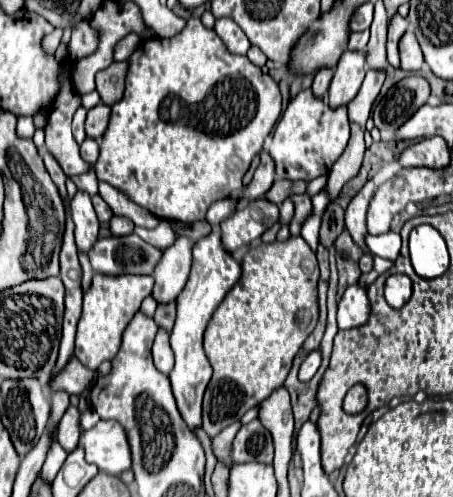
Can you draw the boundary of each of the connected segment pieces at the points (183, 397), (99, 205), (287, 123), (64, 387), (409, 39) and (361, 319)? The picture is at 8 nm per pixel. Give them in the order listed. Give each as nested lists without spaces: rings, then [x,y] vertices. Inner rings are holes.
[[[214,228],[208,236],[204,236],[202,240],[198,240],[194,244],[188,284],[184,286],[184,290],[176,298],[176,310],[178,312],[176,312],[174,330],[170,334],[170,346],[172,346],[174,356],[176,356],[176,364],[170,372],[172,392],[174,392],[174,398],[176,398],[178,410],[180,410],[182,418],[186,420],[190,430],[194,430],[202,424],[202,420],[200,420],[200,416],[202,416],[202,396],[204,396],[204,390],[206,390],[206,386],[212,378],[212,366],[208,364],[208,358],[206,358],[206,352],[204,352],[204,346],[202,346],[204,330],[206,330],[212,314],[216,312],[216,308],[220,306],[224,296],[240,280],[240,276],[242,276],[242,262],[238,262],[224,248],[218,228]]]
[[[98,194],[92,196],[92,204],[94,204],[94,210],[96,210],[100,222],[108,222],[108,220],[112,218],[112,210],[110,210],[110,206],[108,206]]]
[[[302,90],[286,108],[278,120],[272,140],[268,144],[268,154],[274,160],[276,176],[284,180],[314,180],[328,174],[328,166],[344,152],[350,138],[350,124],[346,108],[330,110],[324,100],[314,98],[310,90]]]
[[[72,356],[68,360],[68,364],[56,372],[56,376],[52,376],[48,382],[46,382],[46,390],[52,394],[52,392],[76,392],[76,394],[82,394],[86,392],[96,380],[96,372],[84,368],[76,356]]]
[[[408,30],[400,40],[400,68],[416,72],[424,64],[424,54],[420,52],[420,44],[416,40],[416,34]]]
[[[358,284],[348,286],[338,302],[338,328],[342,330],[358,328],[360,324],[366,324],[368,316],[370,316],[370,304],[366,290]]]

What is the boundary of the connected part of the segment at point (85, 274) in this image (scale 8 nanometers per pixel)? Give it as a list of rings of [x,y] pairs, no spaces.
[[[78,254],[80,256],[80,264],[82,264],[82,290],[86,292],[88,288],[90,288],[90,284],[92,284],[92,276],[94,276],[94,268],[92,268],[92,264],[90,264],[90,260],[88,260],[88,256],[86,254]]]

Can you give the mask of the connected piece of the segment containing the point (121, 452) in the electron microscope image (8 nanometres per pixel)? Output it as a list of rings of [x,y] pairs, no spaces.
[[[100,420],[92,430],[86,430],[80,438],[80,446],[86,450],[86,460],[112,476],[132,468],[132,452],[124,428],[116,420]]]

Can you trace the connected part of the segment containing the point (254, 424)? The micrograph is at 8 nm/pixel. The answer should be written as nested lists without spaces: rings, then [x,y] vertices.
[[[252,420],[242,426],[232,442],[232,460],[234,462],[262,462],[272,464],[272,436],[260,424],[260,420]]]

